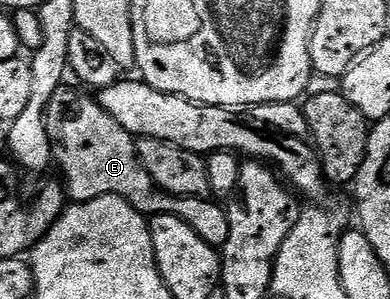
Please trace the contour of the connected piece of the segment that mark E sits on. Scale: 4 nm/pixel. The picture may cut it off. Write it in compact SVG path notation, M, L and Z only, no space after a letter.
M61 88L49 102L47 110L49 140L52 142L52 157L55 165L60 165L64 173L66 194L73 203L89 202L107 194L116 194L125 198L139 214L155 216L169 214L178 216L206 244L222 248L230 240L230 220L228 210L206 198L180 198L176 194L168 194L142 168L140 157L136 151L137 139L110 112L100 107L95 97L87 98L76 90Z

